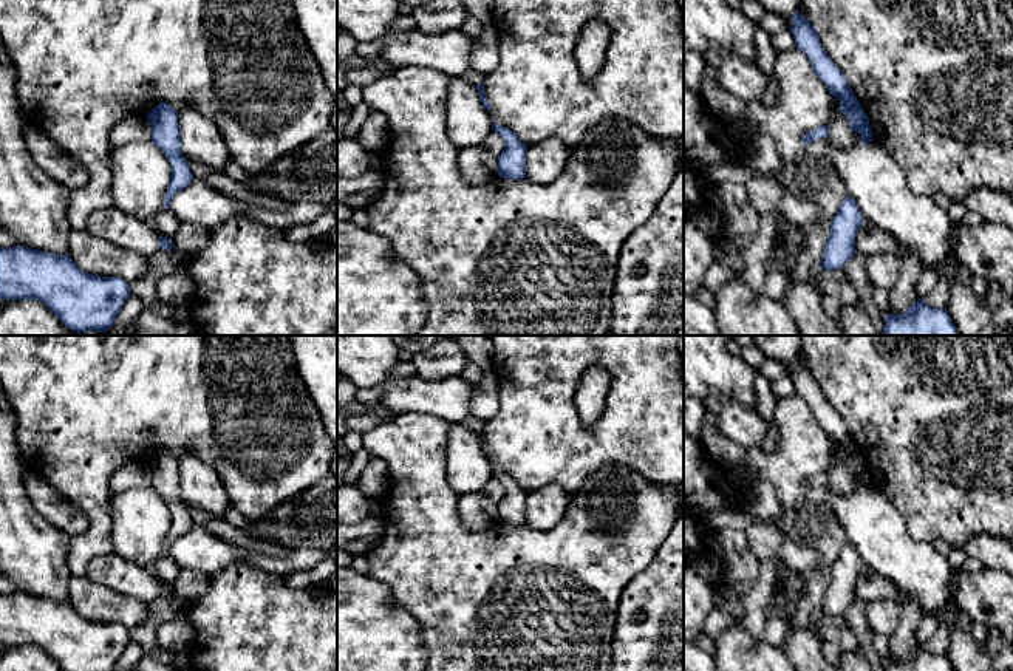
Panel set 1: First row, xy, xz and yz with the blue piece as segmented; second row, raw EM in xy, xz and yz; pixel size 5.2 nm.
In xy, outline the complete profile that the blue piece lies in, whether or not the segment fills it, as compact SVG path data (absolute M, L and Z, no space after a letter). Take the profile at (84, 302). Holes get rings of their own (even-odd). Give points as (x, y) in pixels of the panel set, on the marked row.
M0 247L0 300L39 300L77 334L107 332L130 295L125 280L88 274L68 254Z

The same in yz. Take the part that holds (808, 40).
M795 11L789 28L796 42L796 48L807 56L820 80L826 85L829 93L840 100L840 110L849 121L851 130L861 135L860 144L871 142L872 128L869 119L855 97L848 79L821 46L815 26Z

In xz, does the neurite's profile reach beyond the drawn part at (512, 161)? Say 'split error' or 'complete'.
complete

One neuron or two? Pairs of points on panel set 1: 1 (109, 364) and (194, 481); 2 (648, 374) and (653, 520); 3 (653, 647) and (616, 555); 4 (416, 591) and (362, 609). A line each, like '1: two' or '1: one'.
1: two
2: two
3: two
4: two

